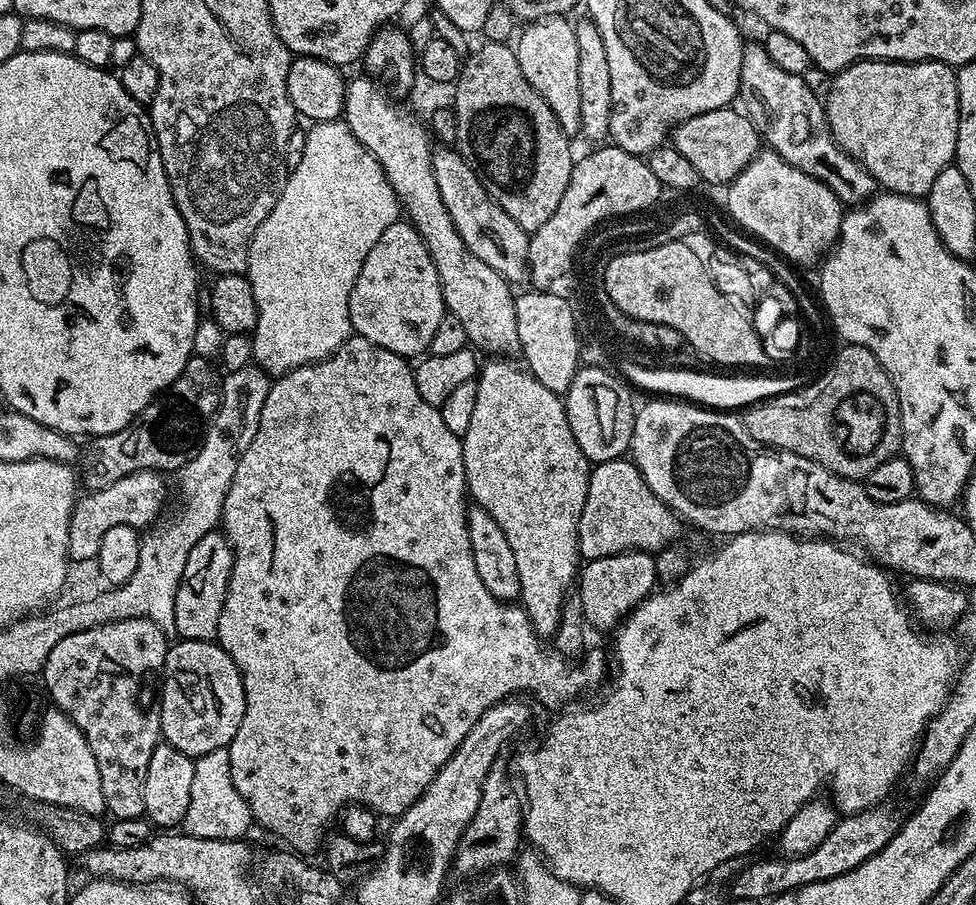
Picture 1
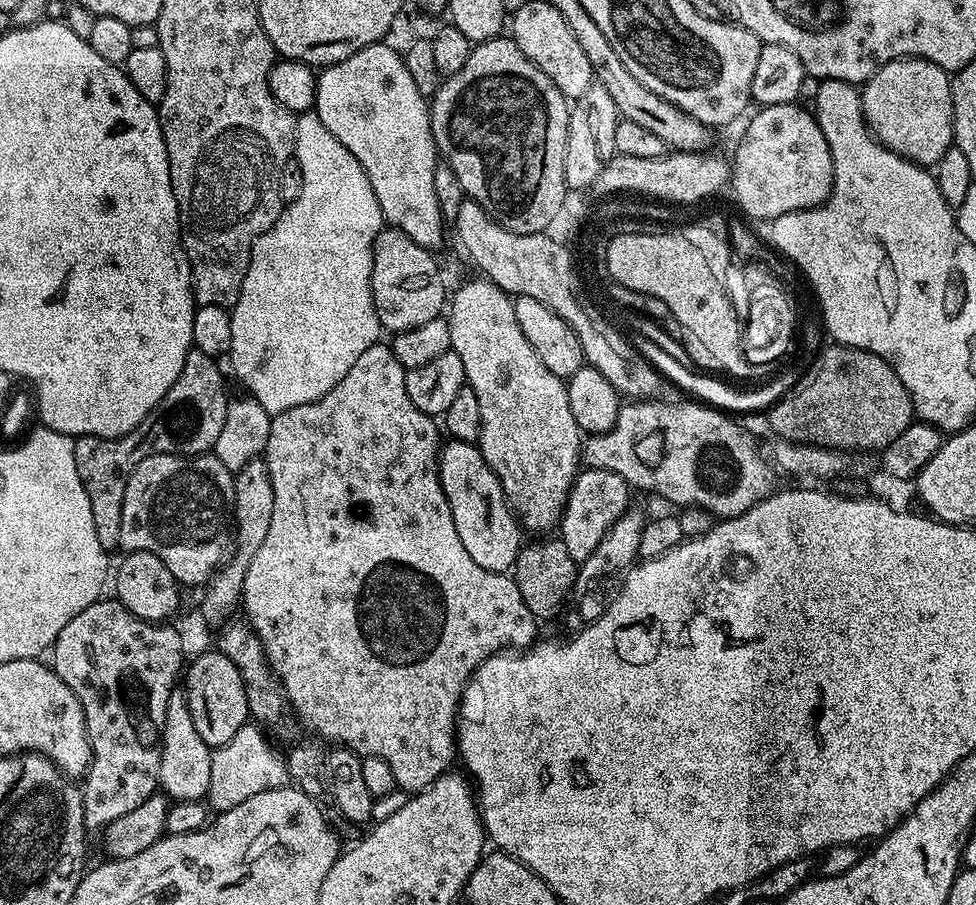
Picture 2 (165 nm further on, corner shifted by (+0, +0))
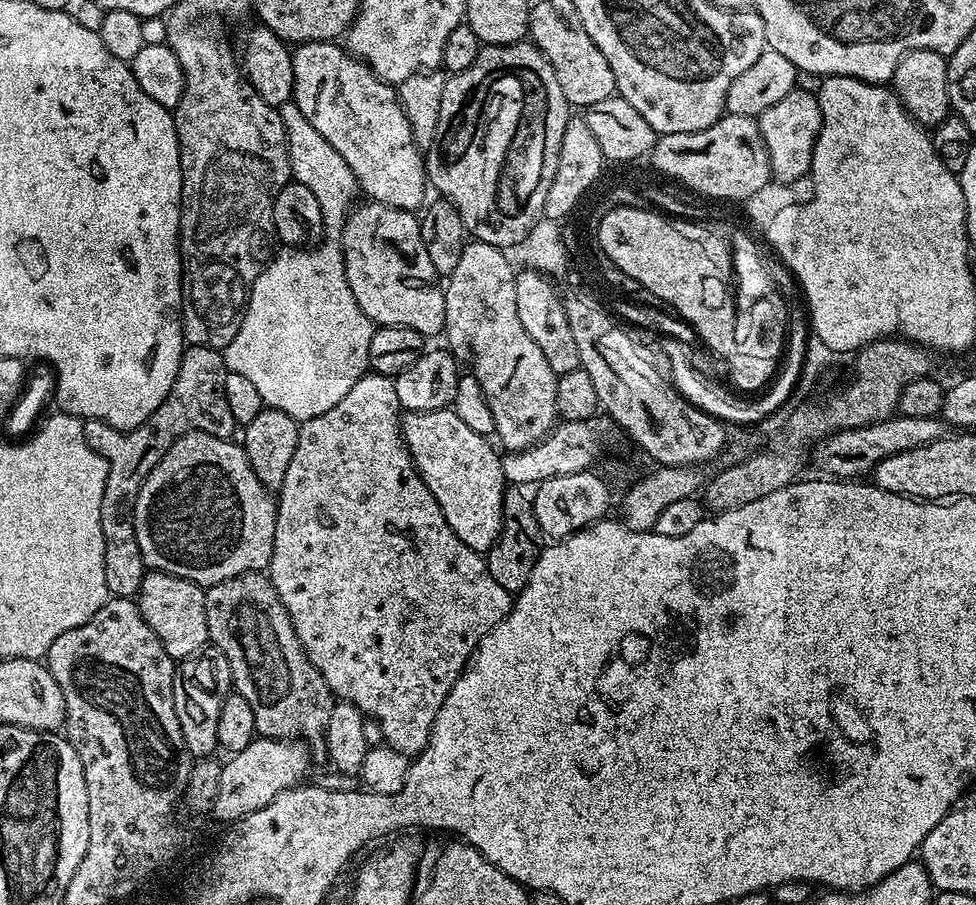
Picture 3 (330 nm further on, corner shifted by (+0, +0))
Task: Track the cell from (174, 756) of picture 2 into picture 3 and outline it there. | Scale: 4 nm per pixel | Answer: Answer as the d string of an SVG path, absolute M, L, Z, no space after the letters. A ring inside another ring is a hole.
M201 650L195 656L188 656L176 664L176 673L172 679L174 694L174 714L178 714L178 726L182 730L182 738L193 758L208 758L218 748L218 718L222 696L220 684L232 684L230 662L226 662L226 654L219 650Z

